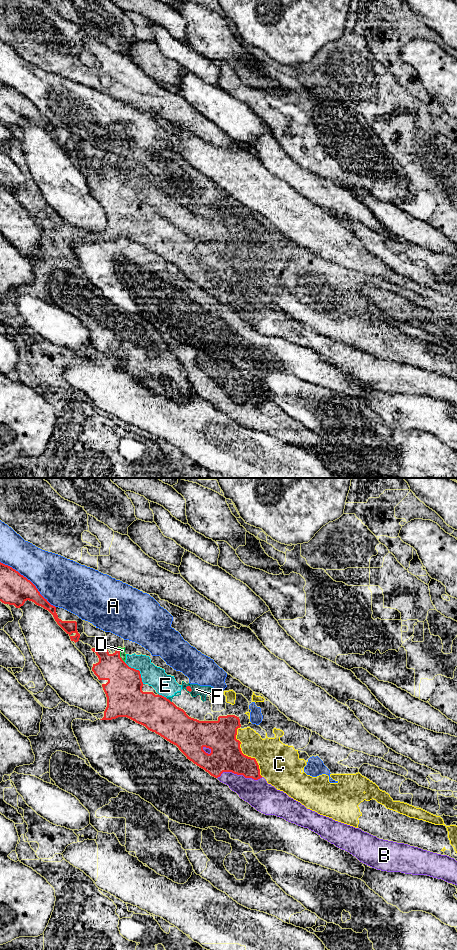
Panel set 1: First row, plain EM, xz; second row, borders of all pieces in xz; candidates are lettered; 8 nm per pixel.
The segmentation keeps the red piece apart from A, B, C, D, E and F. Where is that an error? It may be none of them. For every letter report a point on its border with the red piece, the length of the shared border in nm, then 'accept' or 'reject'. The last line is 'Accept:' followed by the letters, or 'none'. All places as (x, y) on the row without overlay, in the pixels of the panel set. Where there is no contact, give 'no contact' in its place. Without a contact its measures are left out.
A: xz (29, 100) | 600 nm | reject
B: xz (239, 294) | 360 nm | reject
C: xz (245, 275) | 440 nm | reject
D: xz (119, 176) | 110 nm | reject
E: xz (138, 190) | 240 nm | reject
F: xz (187, 209) | 70 nm | reject
Accept: none

